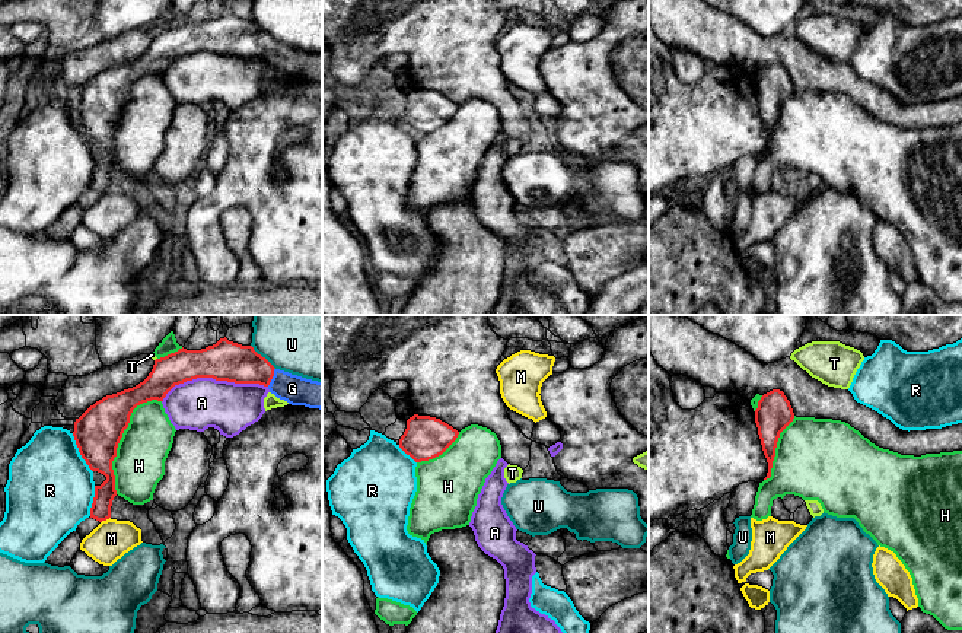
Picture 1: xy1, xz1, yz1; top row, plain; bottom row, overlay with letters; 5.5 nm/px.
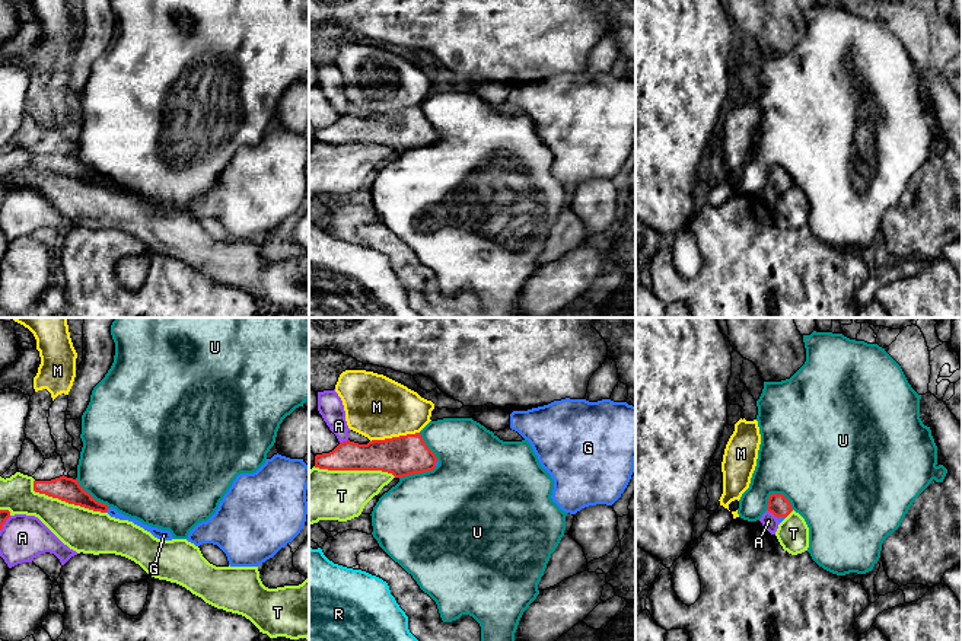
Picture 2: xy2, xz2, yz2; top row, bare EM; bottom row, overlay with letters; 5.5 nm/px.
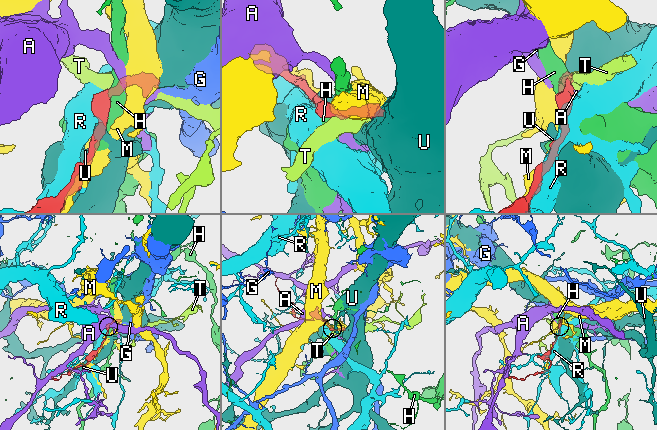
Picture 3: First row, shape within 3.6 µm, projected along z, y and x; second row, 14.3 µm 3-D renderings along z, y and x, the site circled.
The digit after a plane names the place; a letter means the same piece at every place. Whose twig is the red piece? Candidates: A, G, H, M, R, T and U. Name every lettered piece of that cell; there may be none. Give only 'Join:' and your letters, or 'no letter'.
Join: G

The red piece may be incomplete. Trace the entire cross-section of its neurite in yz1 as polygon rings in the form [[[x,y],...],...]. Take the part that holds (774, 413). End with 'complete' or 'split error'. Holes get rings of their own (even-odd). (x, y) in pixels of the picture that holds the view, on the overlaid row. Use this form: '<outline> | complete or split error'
[[[773,389],[761,397],[755,410],[755,423],[762,451],[768,462],[767,478],[771,477],[773,461],[780,433],[793,422],[794,413],[790,401],[780,389]]] | complete

